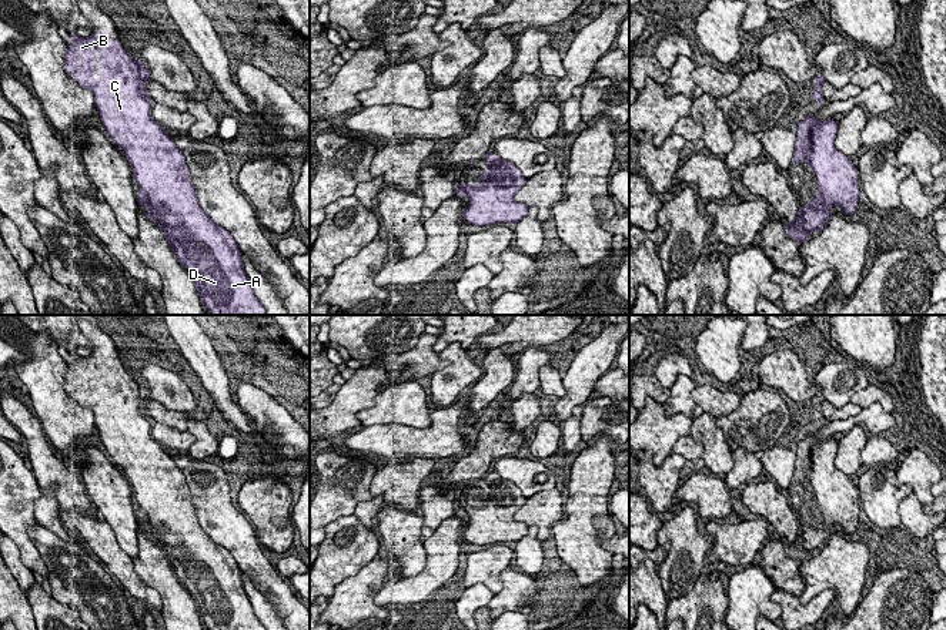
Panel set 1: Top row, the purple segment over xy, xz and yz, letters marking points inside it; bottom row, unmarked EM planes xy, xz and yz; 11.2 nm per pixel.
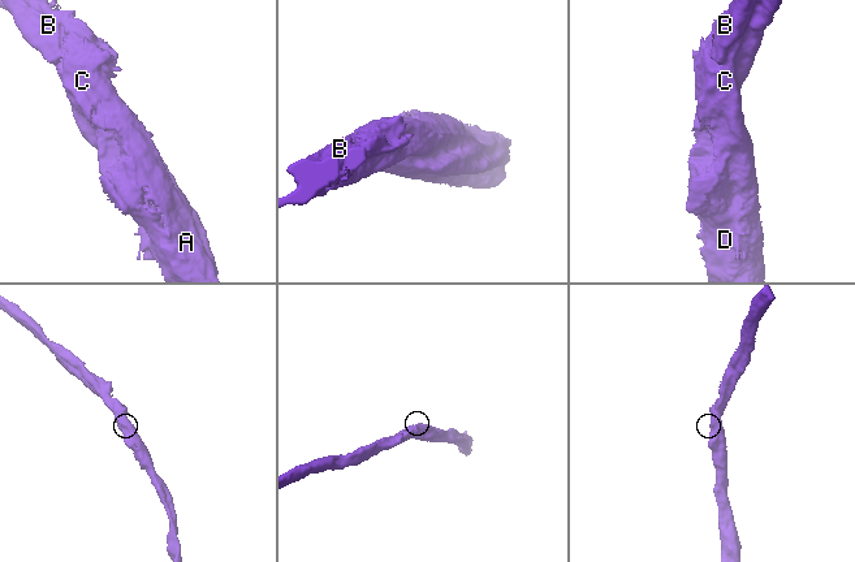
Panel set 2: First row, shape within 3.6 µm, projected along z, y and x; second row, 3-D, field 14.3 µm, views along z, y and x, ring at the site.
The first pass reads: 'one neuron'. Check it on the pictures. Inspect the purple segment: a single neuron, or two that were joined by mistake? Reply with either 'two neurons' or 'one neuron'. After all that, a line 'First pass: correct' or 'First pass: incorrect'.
one neuron
First pass: correct

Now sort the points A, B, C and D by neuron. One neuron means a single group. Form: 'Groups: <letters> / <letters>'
Groups: A B C D

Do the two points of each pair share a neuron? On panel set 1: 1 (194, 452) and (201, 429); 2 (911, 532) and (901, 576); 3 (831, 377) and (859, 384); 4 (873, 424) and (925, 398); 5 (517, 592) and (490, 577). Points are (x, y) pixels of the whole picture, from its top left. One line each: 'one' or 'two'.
1: one
2: two
3: one
4: two
5: two

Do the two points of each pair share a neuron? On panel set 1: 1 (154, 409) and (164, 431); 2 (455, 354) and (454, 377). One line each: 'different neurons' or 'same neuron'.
1: different neurons
2: same neuron

